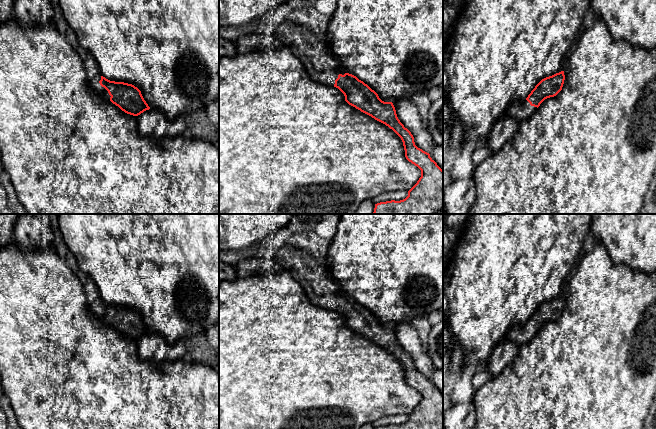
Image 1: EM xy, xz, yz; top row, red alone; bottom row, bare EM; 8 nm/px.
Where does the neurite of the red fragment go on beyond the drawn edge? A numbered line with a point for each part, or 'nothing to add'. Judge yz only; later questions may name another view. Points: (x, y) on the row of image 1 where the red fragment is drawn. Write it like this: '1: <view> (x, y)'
1: yz (520, 110)

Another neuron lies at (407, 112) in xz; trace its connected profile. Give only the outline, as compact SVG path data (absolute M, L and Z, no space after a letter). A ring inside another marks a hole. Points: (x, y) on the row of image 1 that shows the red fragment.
M400 98L392 101L392 103L398 119L413 135L415 145L423 151L430 153L435 143L426 128L425 121L421 119L417 106L409 98Z

